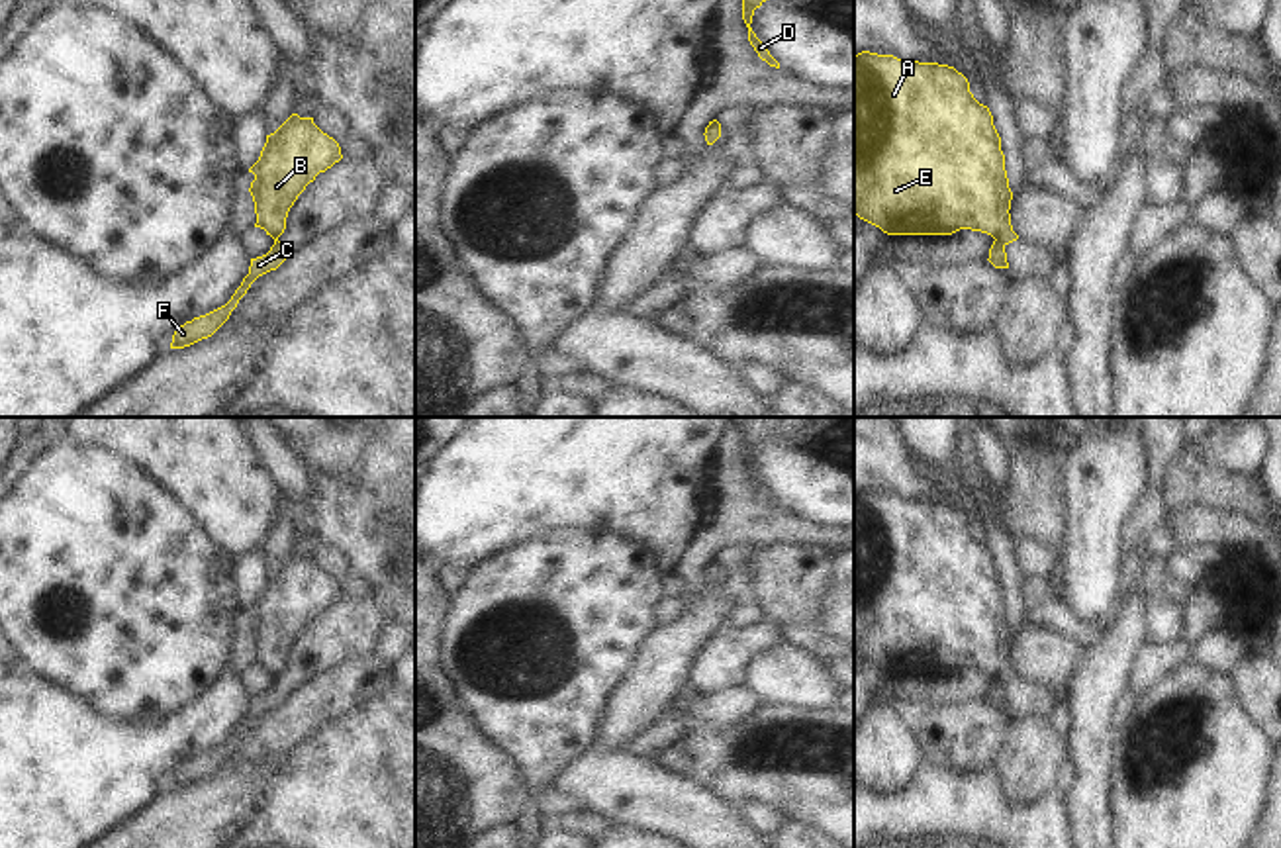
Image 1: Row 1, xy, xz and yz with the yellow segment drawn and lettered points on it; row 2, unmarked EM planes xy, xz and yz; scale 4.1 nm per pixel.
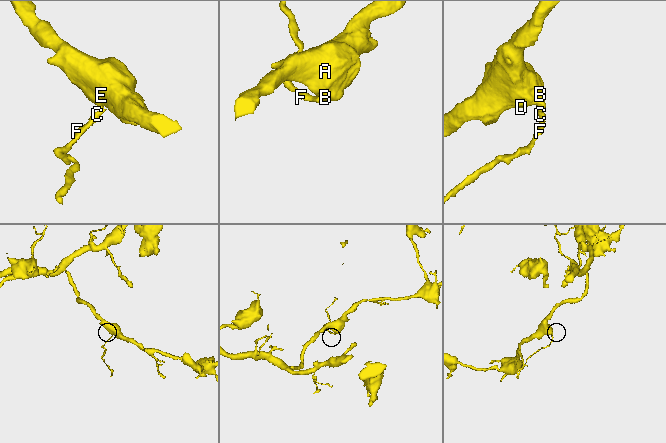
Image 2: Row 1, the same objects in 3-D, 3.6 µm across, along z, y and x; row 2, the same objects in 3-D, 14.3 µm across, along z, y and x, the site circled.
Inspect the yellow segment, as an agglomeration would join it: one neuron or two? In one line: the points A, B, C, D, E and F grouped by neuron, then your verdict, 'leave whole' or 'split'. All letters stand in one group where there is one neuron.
groups A B D E / C F; split

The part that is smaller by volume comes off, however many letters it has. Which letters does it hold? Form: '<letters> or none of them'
C, F

